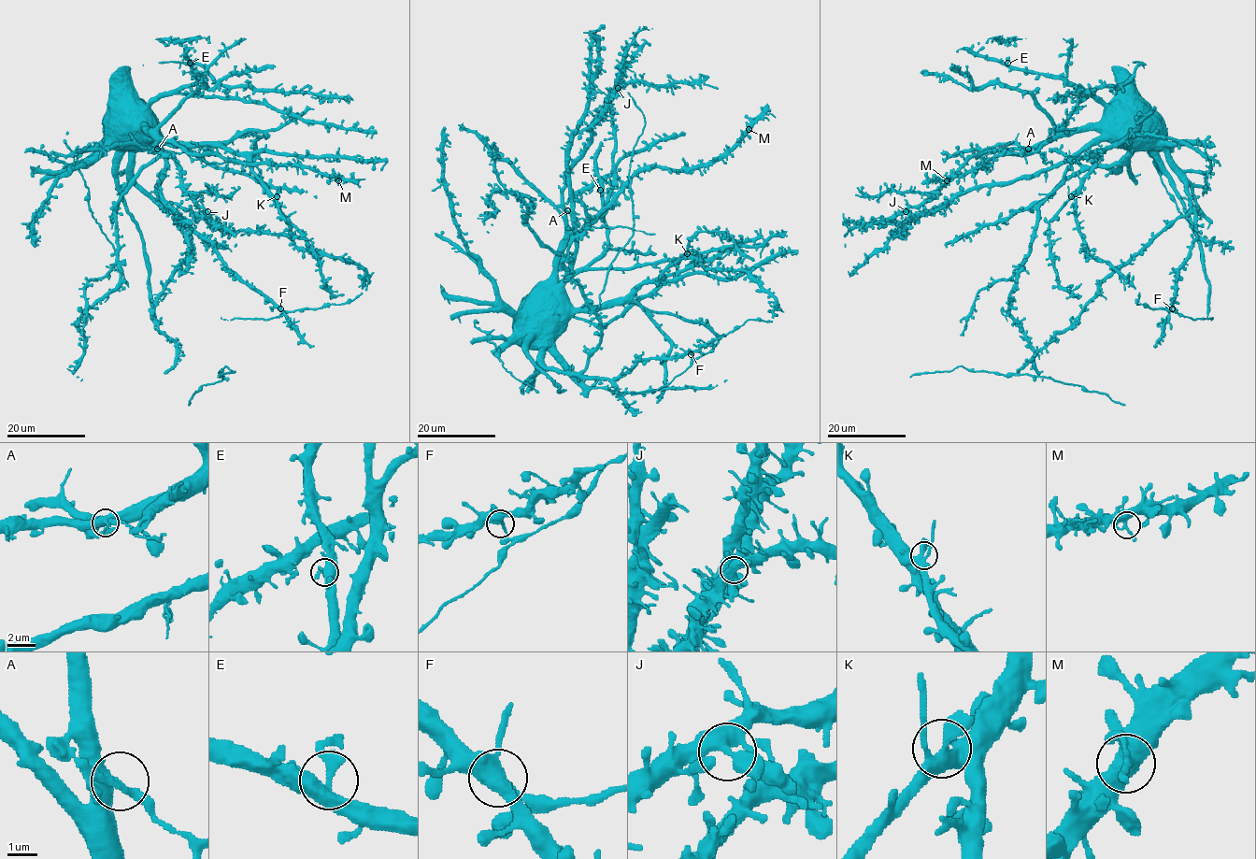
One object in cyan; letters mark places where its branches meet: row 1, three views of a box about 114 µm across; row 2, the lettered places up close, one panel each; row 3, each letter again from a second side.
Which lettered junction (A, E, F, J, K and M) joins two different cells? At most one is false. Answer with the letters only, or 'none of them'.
A

